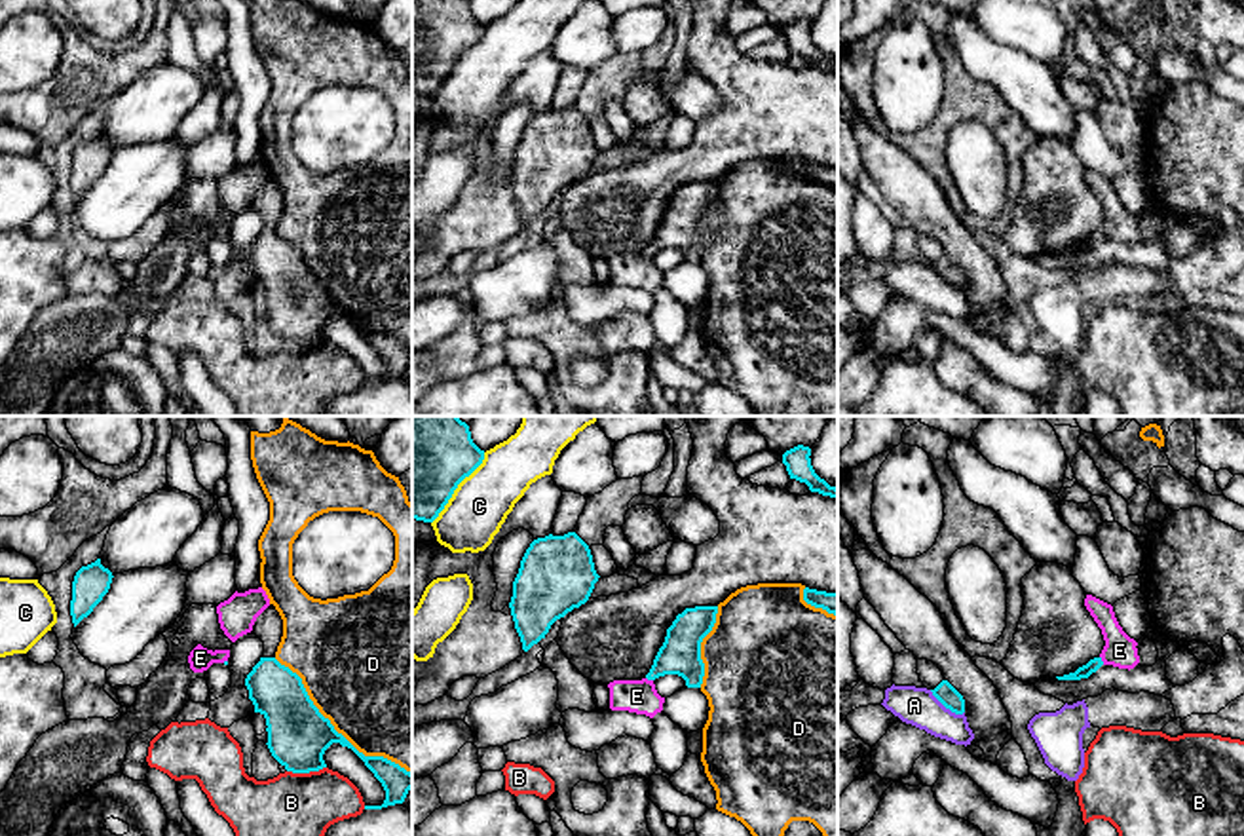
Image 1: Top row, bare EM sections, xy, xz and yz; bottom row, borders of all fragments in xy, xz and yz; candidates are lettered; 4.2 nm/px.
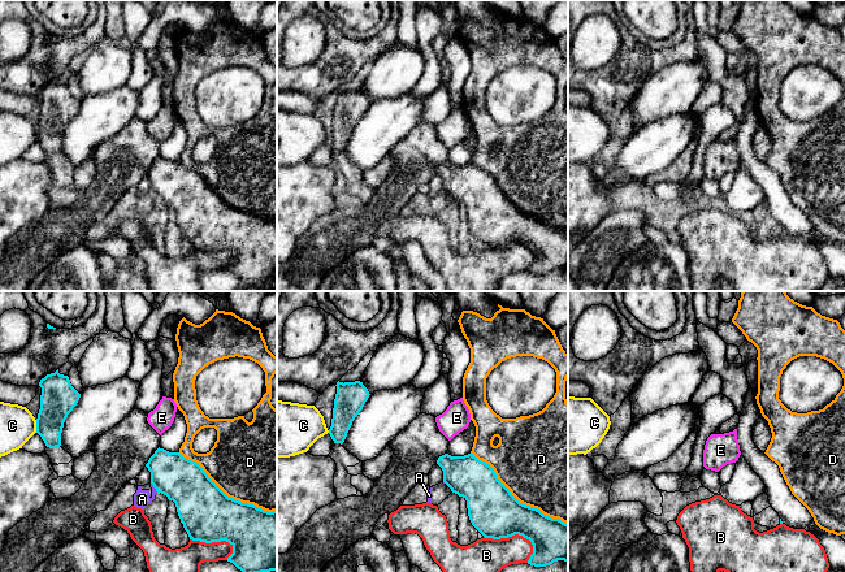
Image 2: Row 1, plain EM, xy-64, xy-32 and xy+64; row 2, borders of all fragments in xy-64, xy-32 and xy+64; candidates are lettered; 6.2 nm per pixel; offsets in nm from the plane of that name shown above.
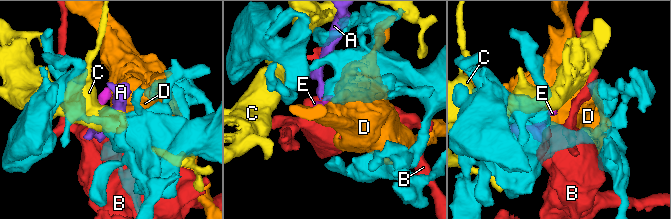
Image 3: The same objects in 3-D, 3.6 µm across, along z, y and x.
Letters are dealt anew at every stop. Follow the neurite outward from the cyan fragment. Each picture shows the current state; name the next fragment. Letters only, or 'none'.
E

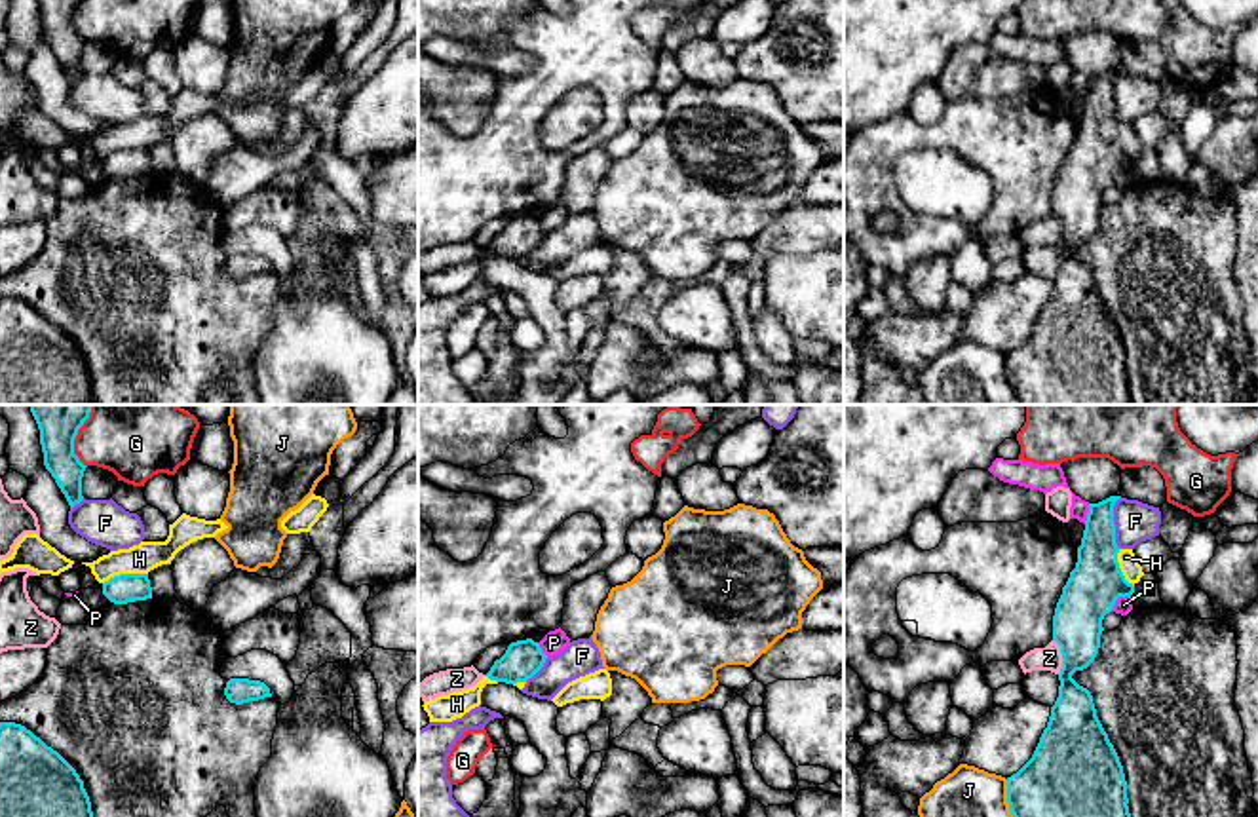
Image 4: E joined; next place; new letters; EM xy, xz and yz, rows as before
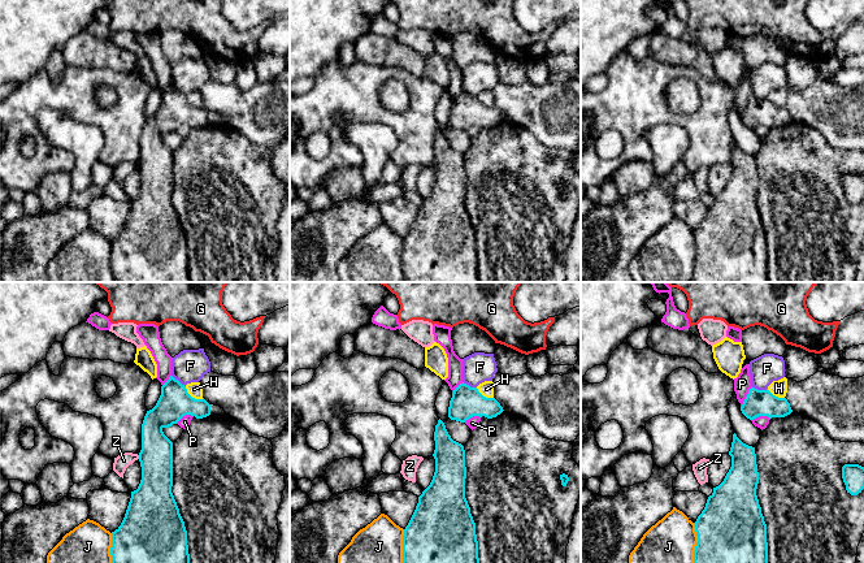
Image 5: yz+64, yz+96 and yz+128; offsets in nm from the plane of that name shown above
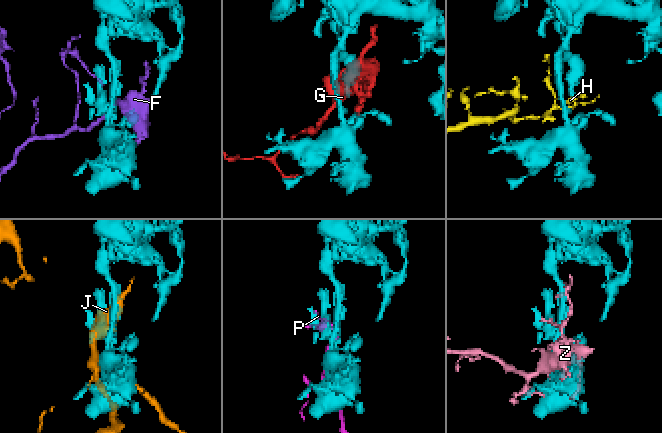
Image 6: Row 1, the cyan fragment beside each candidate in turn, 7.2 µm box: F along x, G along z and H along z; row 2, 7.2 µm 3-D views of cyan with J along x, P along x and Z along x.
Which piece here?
none

